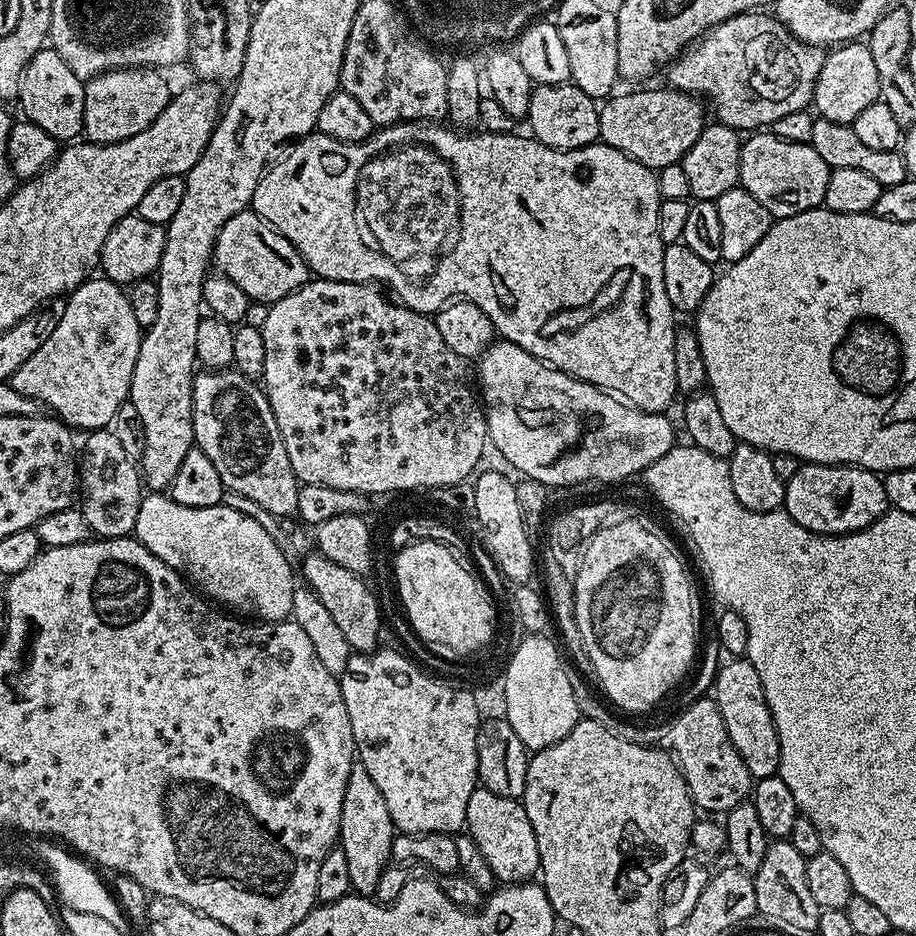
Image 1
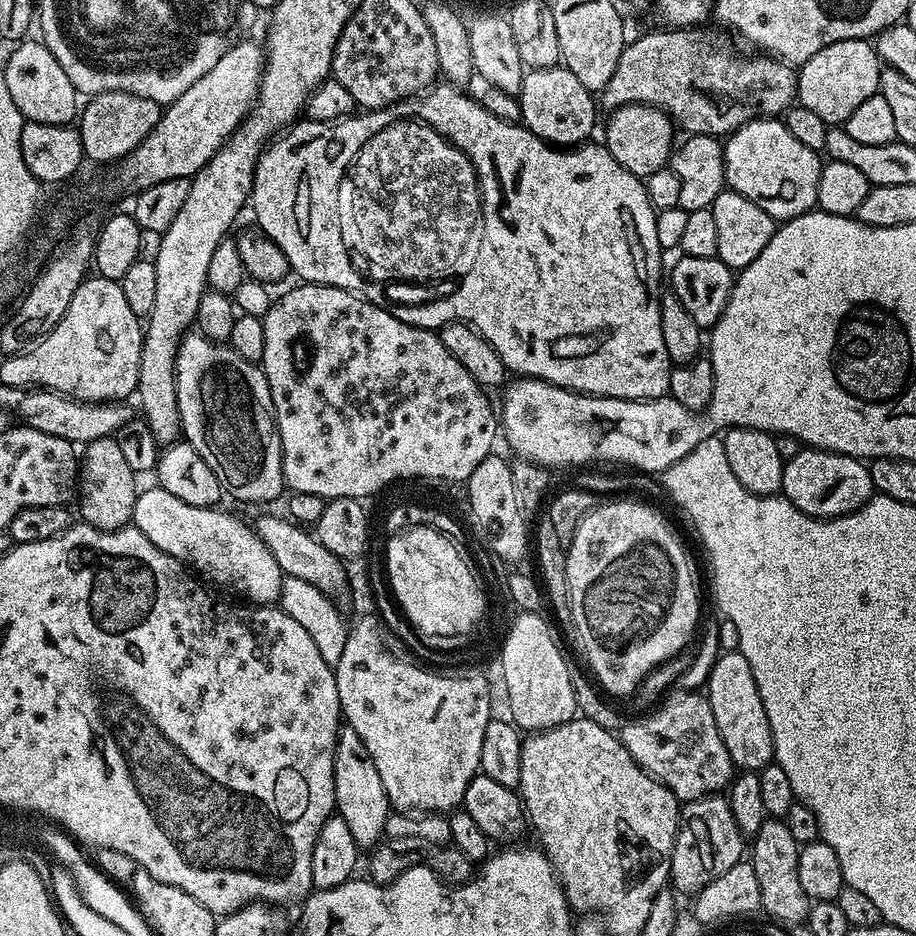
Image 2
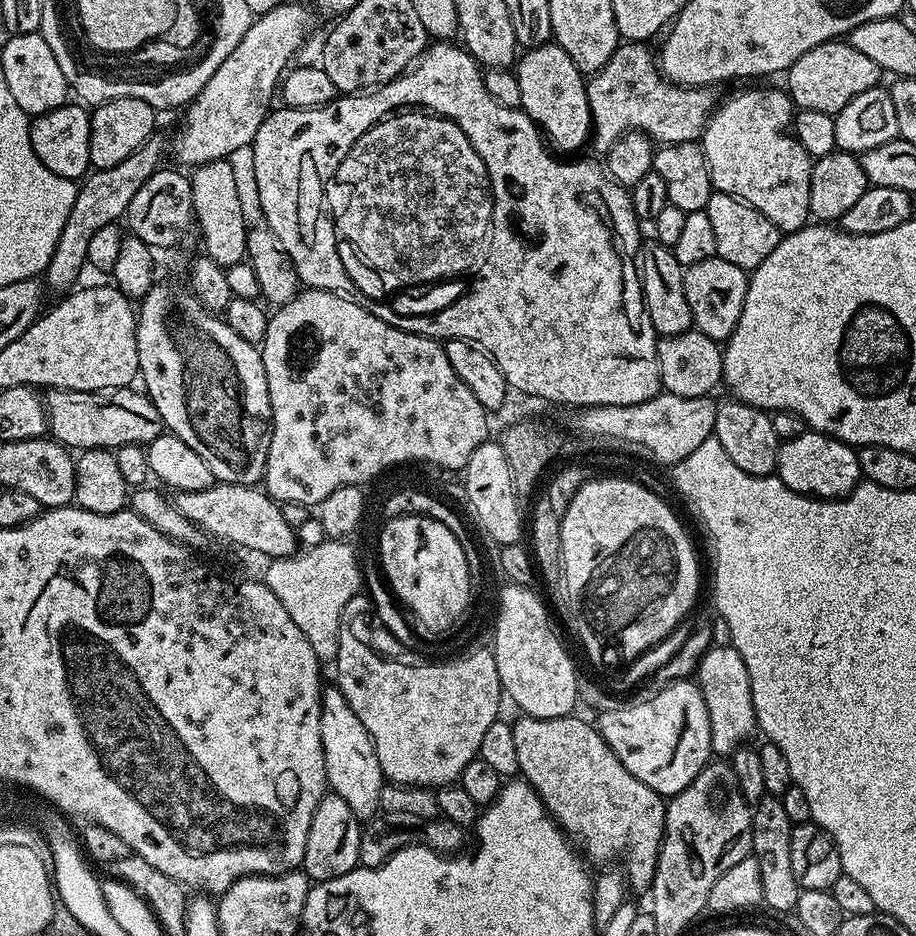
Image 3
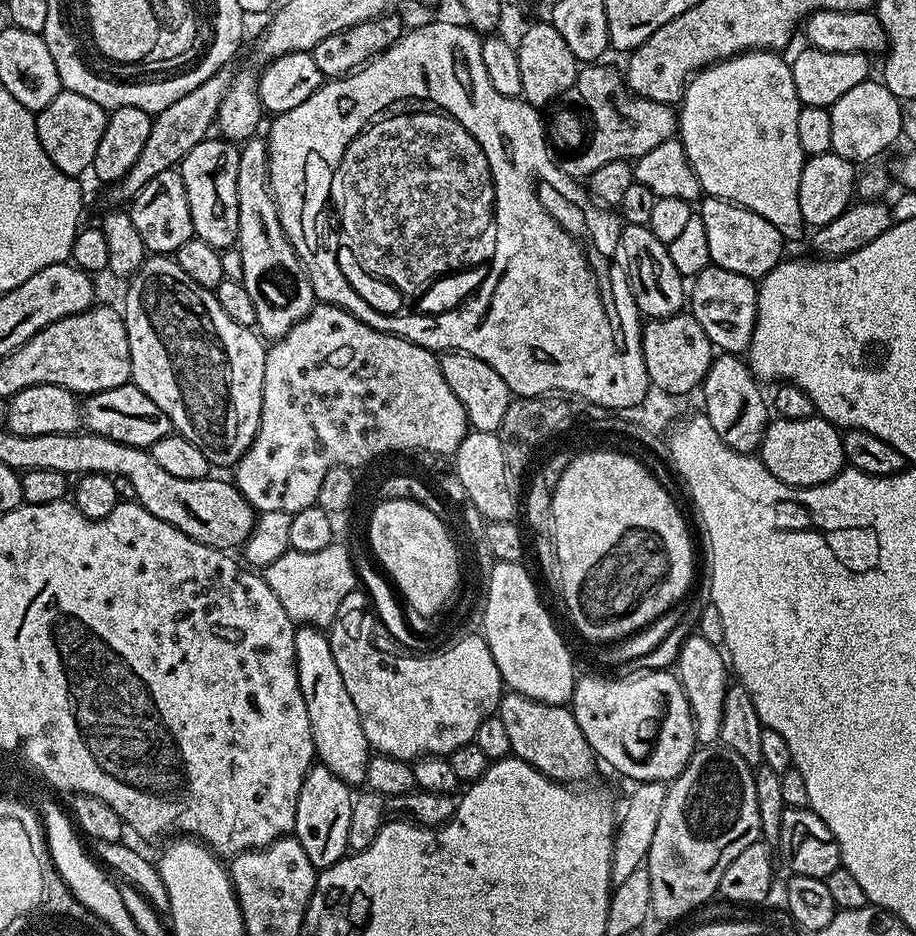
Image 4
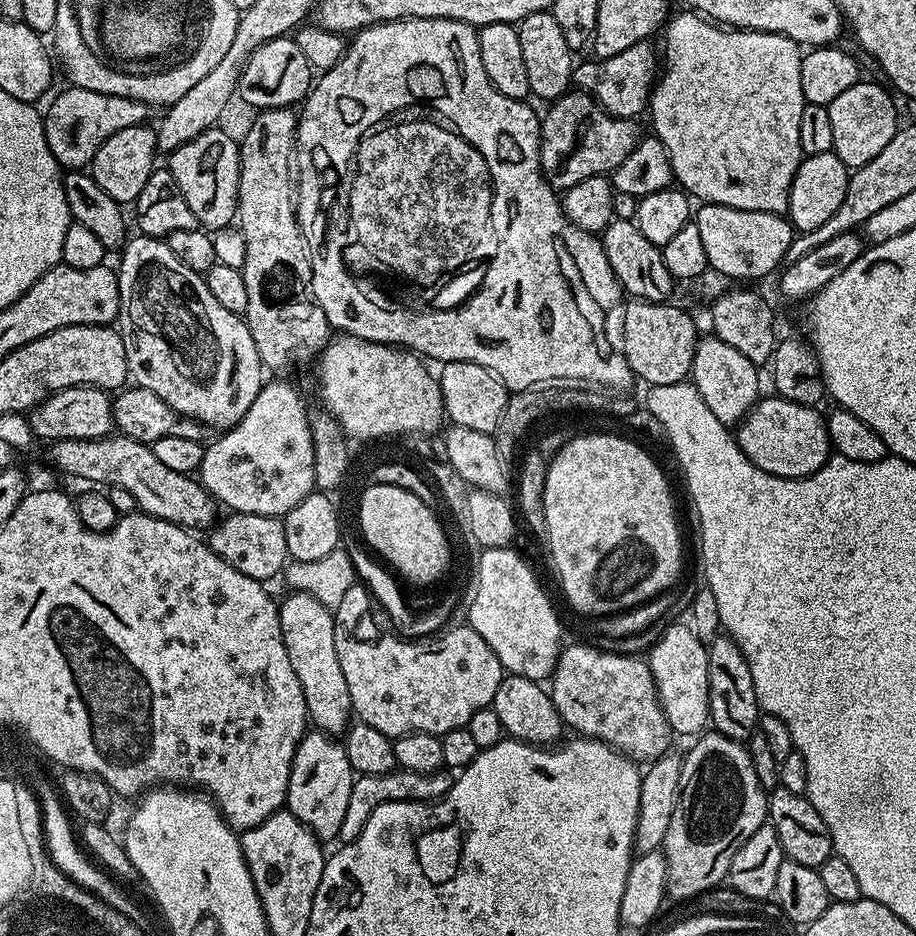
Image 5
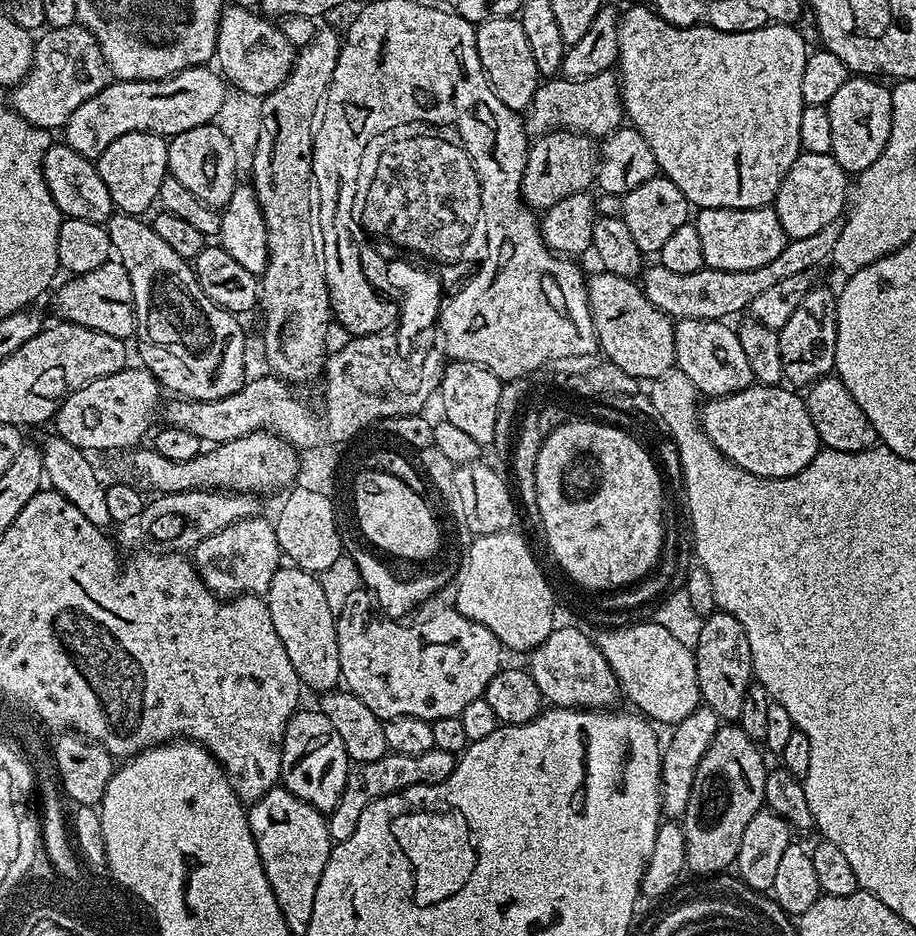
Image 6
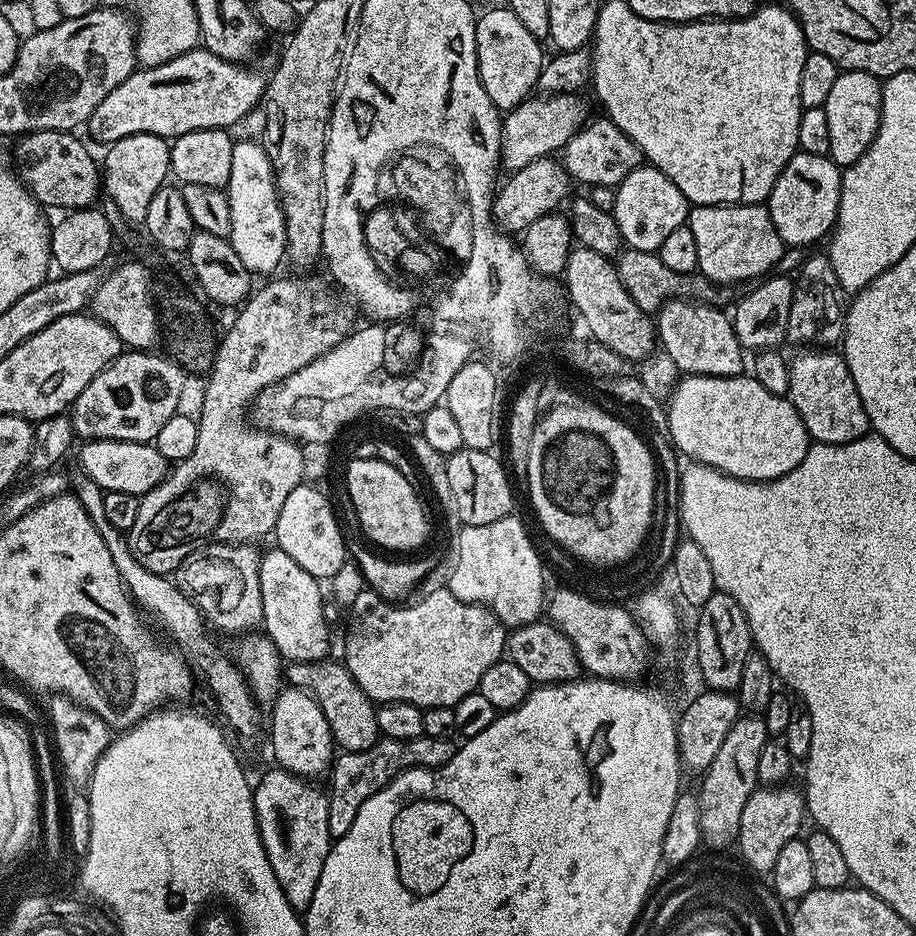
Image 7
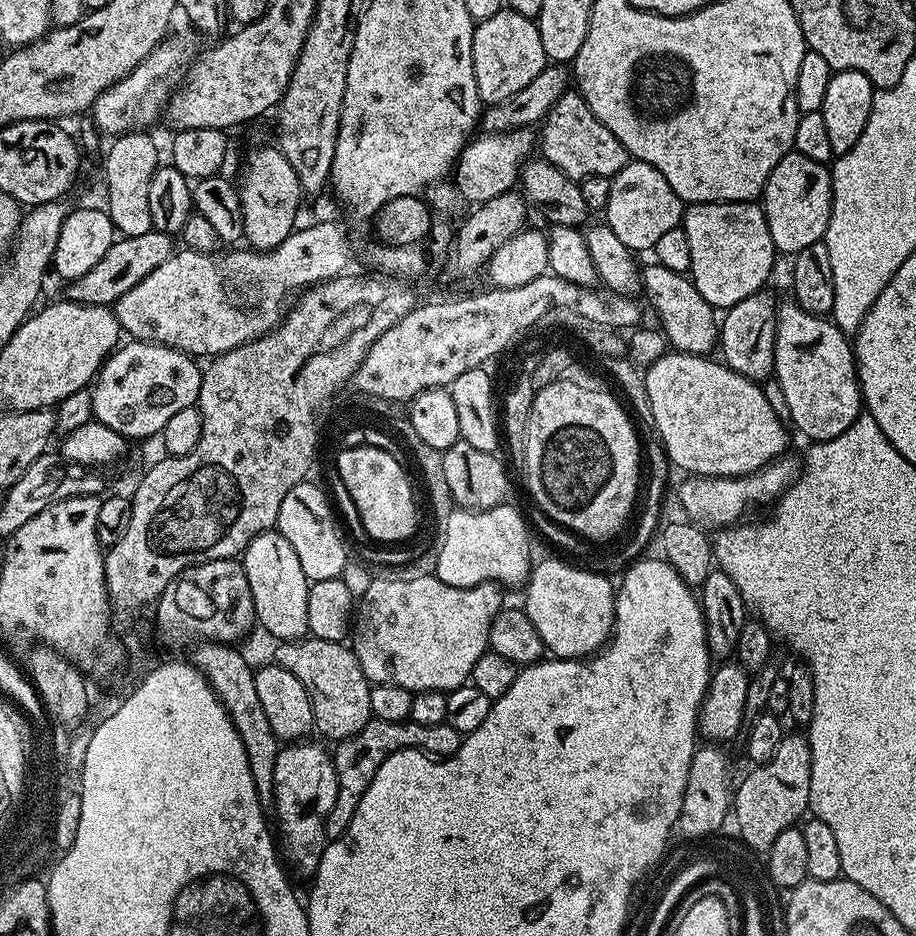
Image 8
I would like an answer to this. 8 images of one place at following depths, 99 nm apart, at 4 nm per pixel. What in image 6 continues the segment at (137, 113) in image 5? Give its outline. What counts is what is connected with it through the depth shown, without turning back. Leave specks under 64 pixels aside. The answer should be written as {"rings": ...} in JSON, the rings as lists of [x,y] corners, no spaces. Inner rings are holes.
{"rings":[[[203,66],[197,68],[182,69],[181,72],[174,73],[170,77],[164,77],[161,80],[150,81],[124,81],[113,79],[104,89],[99,90],[92,98],[83,102],[72,114],[69,120],[62,127],[63,143],[68,144],[93,162],[100,159],[102,150],[114,142],[114,138],[122,138],[122,134],[131,132],[153,132],[165,138],[171,138],[190,130],[194,126],[212,122],[222,109],[222,104],[226,97],[226,81],[219,71],[211,67]]]}

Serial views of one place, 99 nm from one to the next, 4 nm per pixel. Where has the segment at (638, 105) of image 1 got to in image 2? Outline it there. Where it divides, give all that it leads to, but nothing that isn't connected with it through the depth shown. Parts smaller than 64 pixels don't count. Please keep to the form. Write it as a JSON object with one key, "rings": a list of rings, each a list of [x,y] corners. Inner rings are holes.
{"rings":[[[627,104],[621,108],[611,109],[608,125],[604,128],[602,143],[604,147],[614,154],[614,158],[630,174],[647,178],[654,174],[654,170],[662,170],[669,167],[670,157],[674,151],[672,144],[672,128],[674,121],[660,108],[649,104]]]}

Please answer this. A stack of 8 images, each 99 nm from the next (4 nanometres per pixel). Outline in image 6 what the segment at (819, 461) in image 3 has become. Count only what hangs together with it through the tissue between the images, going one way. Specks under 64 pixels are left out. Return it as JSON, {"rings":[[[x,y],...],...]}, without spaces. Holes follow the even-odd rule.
{"rings":[[[754,382],[748,388],[738,390],[734,394],[711,397],[707,403],[708,405],[703,405],[700,414],[700,425],[704,427],[704,433],[710,438],[710,442],[714,442],[721,454],[750,474],[766,478],[793,476],[810,466],[813,458],[820,453],[822,445],[818,438],[818,430],[814,430],[814,422],[810,422],[804,396],[791,387]]]}

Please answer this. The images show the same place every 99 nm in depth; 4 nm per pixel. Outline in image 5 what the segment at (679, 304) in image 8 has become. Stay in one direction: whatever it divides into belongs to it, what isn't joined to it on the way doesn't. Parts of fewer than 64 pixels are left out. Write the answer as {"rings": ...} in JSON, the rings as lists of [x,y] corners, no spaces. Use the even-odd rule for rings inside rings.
{"rings":[[[714,334],[708,337],[697,339],[694,350],[694,362],[690,373],[690,382],[702,394],[702,402],[710,406],[714,418],[718,422],[729,426],[739,425],[740,421],[748,415],[748,411],[756,405],[756,401],[761,399],[760,376],[757,365],[746,358],[746,354],[738,354],[734,346],[726,346]]]}

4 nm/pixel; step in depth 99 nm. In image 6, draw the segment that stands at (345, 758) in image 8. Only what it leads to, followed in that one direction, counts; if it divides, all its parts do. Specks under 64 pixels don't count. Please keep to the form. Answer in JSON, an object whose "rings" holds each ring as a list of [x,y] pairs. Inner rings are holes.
{"rings":[[[432,748],[426,754],[406,754],[405,756],[389,754],[374,762],[352,764],[348,769],[342,794],[338,798],[338,806],[334,806],[334,810],[326,816],[330,838],[333,842],[350,838],[350,834],[354,834],[354,826],[362,810],[366,810],[371,800],[388,796],[391,792],[401,792],[404,788],[415,784],[437,784],[448,780],[450,774],[454,774],[457,759],[455,752]]]}

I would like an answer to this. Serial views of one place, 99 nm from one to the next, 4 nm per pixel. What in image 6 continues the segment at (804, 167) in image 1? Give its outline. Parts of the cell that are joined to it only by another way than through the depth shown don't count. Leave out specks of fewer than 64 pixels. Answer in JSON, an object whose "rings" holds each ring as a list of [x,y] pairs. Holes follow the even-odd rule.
{"rings":[[[636,4],[628,8],[620,16],[618,42],[620,56],[618,59],[618,79],[620,94],[624,97],[624,115],[627,123],[637,128],[650,142],[650,150],[654,150],[657,169],[667,176],[678,190],[687,198],[689,205],[702,208],[767,208],[775,201],[778,186],[782,186],[782,178],[794,166],[794,162],[802,151],[798,130],[802,127],[802,110],[805,103],[802,98],[802,70],[806,70],[806,62],[810,55],[810,47],[799,32],[799,27],[791,24],[769,22],[764,27],[744,32],[723,32],[707,26],[679,28],[667,24],[662,17],[657,16],[651,7],[643,8]]]}

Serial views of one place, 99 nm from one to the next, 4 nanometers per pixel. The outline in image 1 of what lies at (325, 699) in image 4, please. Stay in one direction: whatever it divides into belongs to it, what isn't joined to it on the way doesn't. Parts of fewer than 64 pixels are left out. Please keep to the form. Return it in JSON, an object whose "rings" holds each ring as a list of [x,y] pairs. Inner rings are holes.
{"rings":[[[359,762],[352,765],[350,782],[346,782],[346,794],[342,798],[342,814],[340,815],[340,834],[338,847],[346,854],[346,867],[350,870],[352,892],[371,897],[378,886],[378,878],[382,878],[384,869],[392,860],[392,837],[394,829],[390,810],[386,810],[378,786],[374,786],[374,778],[366,774]]]}

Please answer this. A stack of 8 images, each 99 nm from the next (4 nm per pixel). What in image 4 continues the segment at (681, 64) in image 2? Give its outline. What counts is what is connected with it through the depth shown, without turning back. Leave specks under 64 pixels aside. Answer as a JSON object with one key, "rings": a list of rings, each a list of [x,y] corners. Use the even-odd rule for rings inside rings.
{"rings":[[[585,63],[576,74],[574,96],[588,111],[590,135],[575,155],[563,161],[562,167],[569,176],[587,178],[598,166],[606,166],[606,162],[635,161],[636,157],[646,154],[646,150],[654,150],[654,146],[662,146],[662,142],[673,139],[678,132],[678,112],[673,105],[635,95],[628,89],[623,75],[604,63]]]}

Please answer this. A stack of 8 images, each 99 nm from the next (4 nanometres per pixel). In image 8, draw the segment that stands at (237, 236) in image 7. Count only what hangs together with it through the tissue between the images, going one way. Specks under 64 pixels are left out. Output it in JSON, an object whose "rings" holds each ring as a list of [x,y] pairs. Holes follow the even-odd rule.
{"rings":[[[277,147],[258,148],[252,151],[246,158],[242,168],[243,177],[238,180],[240,202],[243,208],[243,239],[249,241],[249,247],[255,251],[268,251],[277,248],[295,231],[300,206],[300,198],[304,196],[301,184],[298,182],[294,168],[290,166],[284,155]]]}

